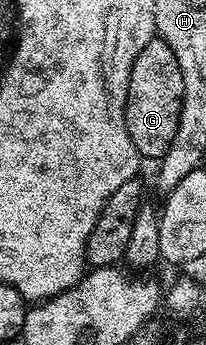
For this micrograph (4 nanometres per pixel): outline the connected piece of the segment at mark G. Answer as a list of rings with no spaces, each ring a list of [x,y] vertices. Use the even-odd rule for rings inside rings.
[[[160,38],[147,42],[139,58],[135,58],[135,66],[131,66],[129,97],[125,107],[127,134],[131,134],[131,142],[135,142],[135,150],[142,158],[160,158],[167,154],[171,138],[175,138],[175,130],[179,130],[182,98],[183,74],[179,70],[179,62],[175,62],[171,46]]]

